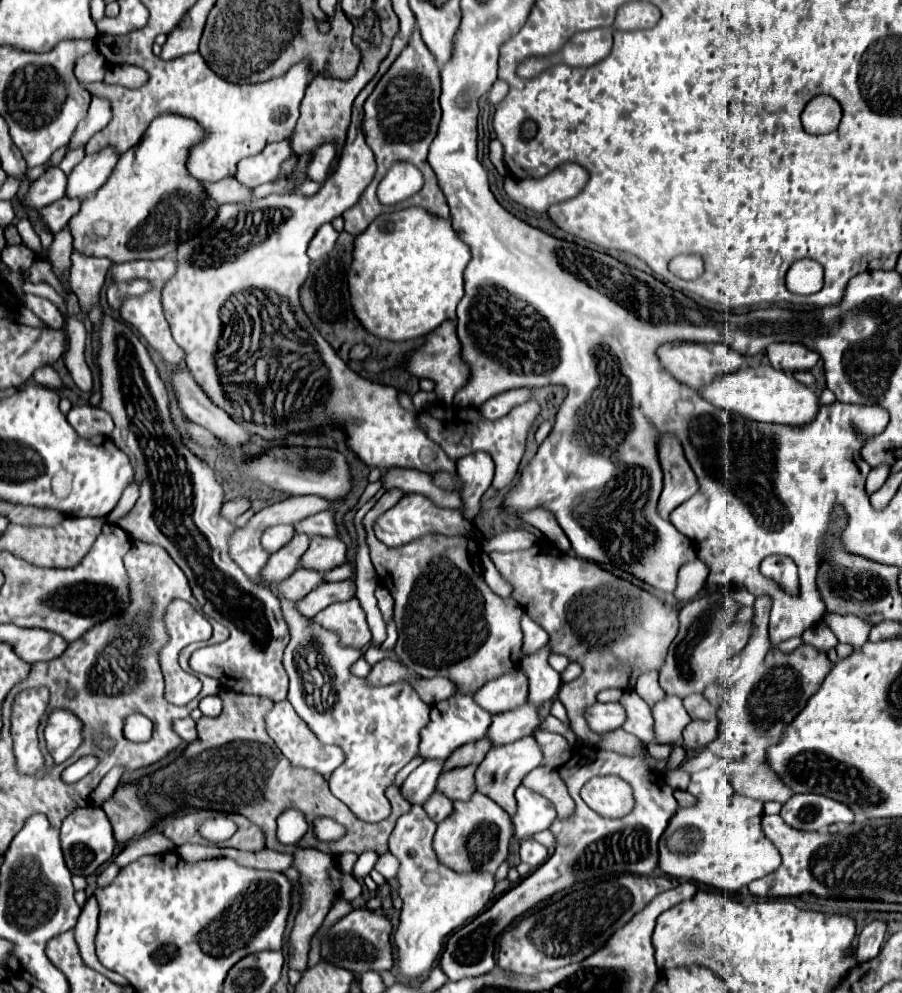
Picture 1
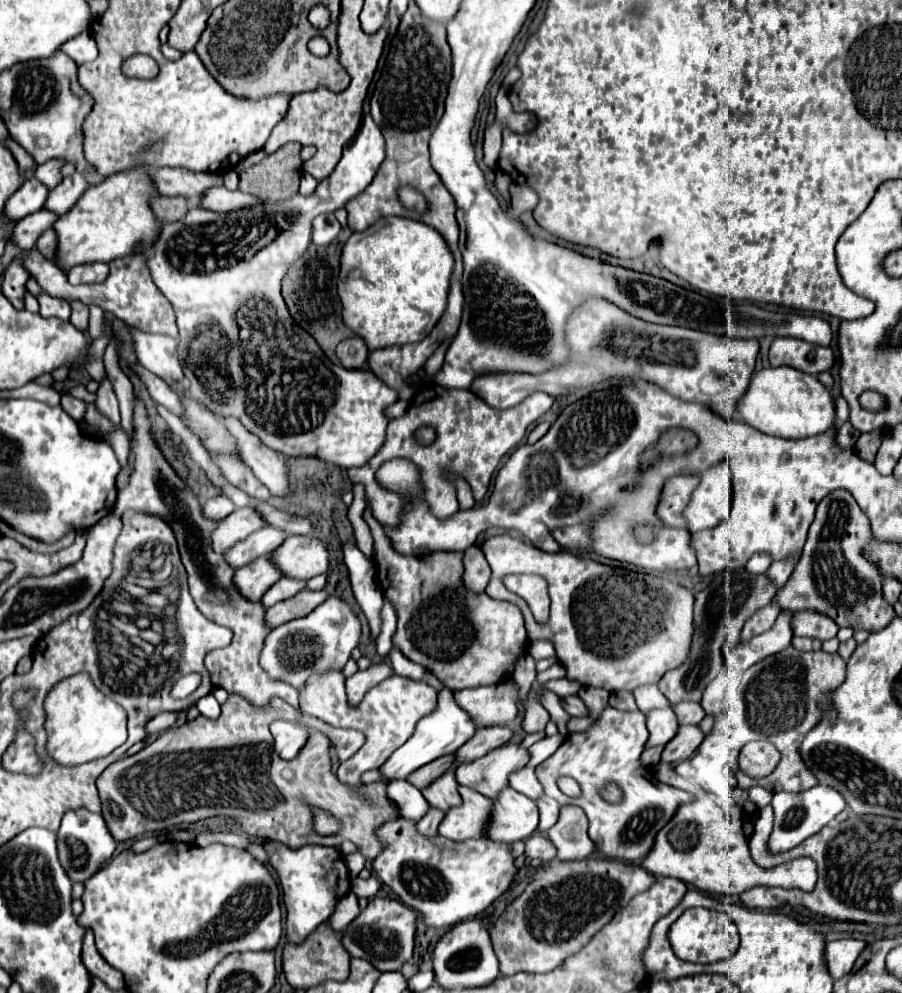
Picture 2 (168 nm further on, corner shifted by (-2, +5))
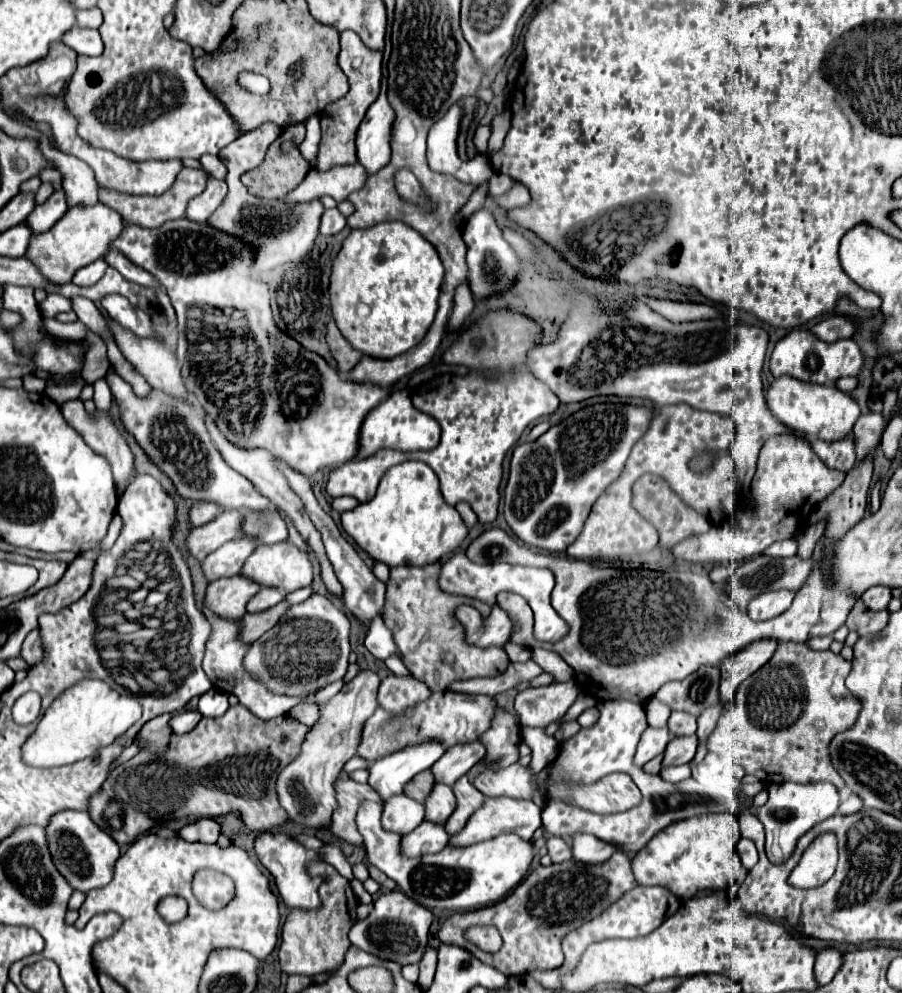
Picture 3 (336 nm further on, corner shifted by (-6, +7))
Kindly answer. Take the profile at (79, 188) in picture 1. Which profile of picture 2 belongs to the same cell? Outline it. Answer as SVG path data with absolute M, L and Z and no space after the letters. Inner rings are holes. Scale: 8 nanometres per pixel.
M76 171L74 175L66 177L58 187L54 187L50 191L48 201L46 201L46 209L56 211L58 215L64 215L68 209L72 209L76 205L76 201L82 197L86 187L90 187L90 183L86 181L86 175Z

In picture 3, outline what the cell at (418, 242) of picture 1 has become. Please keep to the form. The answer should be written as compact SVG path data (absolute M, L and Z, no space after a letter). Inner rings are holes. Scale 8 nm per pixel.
M386 221L370 229L354 229L332 265L332 317L356 351L368 357L396 357L418 345L432 325L442 279L444 267L436 249L406 223ZM358 303L370 307L366 317L356 313Z

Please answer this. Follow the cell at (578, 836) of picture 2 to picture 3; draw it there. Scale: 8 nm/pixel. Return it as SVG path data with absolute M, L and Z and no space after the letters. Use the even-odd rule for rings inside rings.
M574 835L574 843L572 843L572 853L574 859L580 863L604 863L606 859L610 859L610 855L614 855L616 847L610 843L604 843L600 839L596 839L594 835Z

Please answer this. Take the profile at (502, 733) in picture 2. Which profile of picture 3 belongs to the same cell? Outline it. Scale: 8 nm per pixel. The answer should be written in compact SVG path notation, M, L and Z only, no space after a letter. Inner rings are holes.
M480 741L450 747L450 751L446 751L446 755L438 759L438 763L434 763L432 775L436 783L446 783L452 787L478 761L482 761L482 757L484 757L484 745Z

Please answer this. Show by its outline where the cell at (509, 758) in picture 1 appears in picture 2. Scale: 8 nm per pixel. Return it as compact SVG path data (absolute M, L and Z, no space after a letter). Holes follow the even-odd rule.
M506 743L484 757L462 763L456 769L456 779L486 797L498 797L498 793L508 785L508 775L514 769L524 767L530 761L528 749L516 743Z

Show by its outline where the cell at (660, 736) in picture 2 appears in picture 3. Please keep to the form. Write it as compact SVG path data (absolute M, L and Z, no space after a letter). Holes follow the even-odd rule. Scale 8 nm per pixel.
M648 727L642 733L642 739L638 743L638 751L636 751L636 757L634 757L636 765L644 767L646 761L650 761L650 759L658 757L660 753L664 753L664 749L666 749L666 745L668 745L670 739L672 737L670 737L670 733L668 733L666 727L664 729L650 729Z

